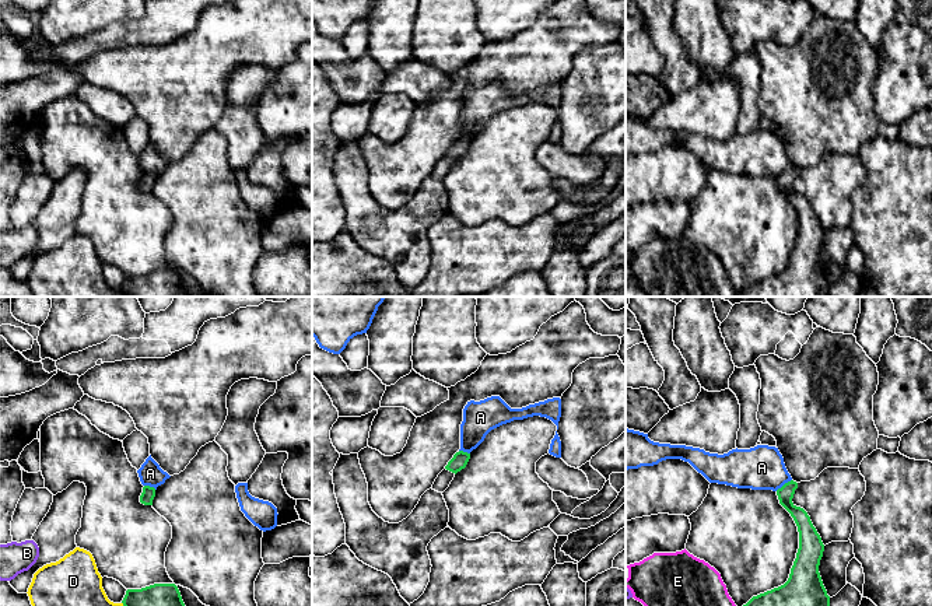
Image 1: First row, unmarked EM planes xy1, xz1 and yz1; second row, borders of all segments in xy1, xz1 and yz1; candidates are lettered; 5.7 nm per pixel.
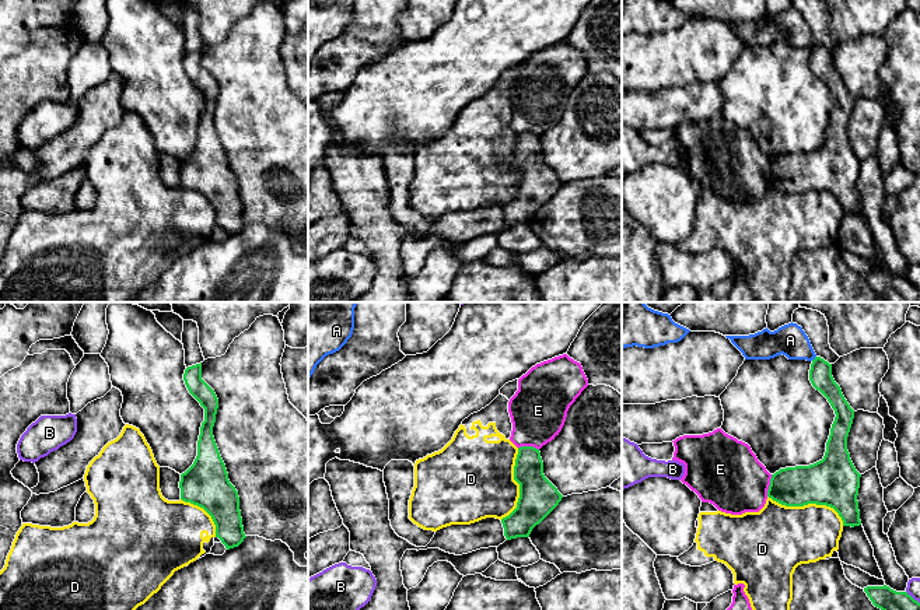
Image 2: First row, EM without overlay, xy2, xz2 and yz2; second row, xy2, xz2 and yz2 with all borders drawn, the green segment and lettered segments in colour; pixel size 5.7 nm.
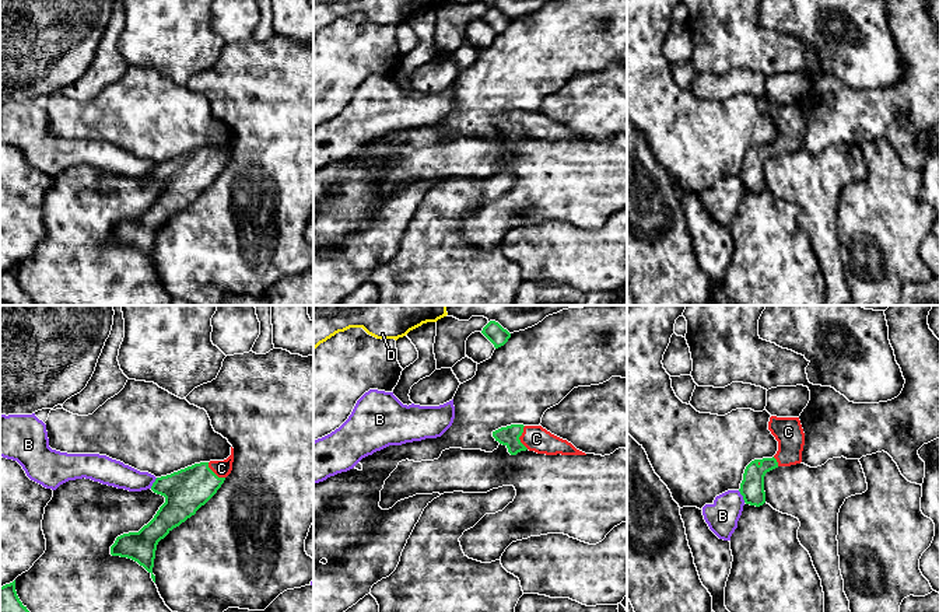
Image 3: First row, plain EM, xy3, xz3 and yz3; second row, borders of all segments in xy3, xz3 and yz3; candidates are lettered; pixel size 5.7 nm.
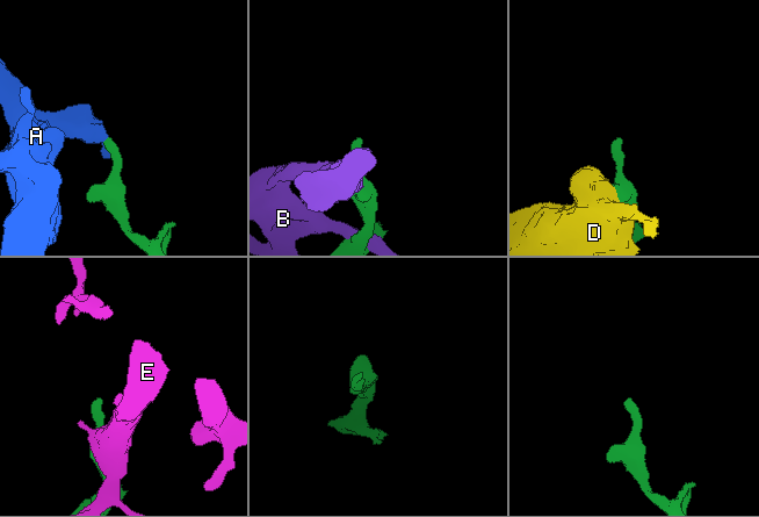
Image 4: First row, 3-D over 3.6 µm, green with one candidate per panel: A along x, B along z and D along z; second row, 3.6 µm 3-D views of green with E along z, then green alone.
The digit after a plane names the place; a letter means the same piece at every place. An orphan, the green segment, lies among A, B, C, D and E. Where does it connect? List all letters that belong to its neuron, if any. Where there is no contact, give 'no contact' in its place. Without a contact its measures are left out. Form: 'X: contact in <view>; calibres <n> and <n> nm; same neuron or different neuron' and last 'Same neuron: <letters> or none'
A: contact in yz1; calibres 90 and 260 nm; different neuron
B: contact in yz3; calibres 140 and 180 nm; different neuron
C: contact in xz3; calibres 120 and 150 nm; same neuron
D: contact in yz2; calibres 280 and 360 nm; different neuron
E: contact in yz2; calibres 220 and 380 nm; different neuron
Same neuron: C

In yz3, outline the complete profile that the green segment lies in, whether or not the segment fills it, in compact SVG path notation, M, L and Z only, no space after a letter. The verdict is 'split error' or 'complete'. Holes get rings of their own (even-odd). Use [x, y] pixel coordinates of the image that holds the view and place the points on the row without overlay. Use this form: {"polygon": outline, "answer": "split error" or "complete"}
{"polygon": "M771 102L768 116L778 127L778 137L772 144L751 147L744 155L739 175L744 189L756 193L765 189L765 160L778 153L800 150L805 132L805 119L799 104Z", "answer": "split error"}

